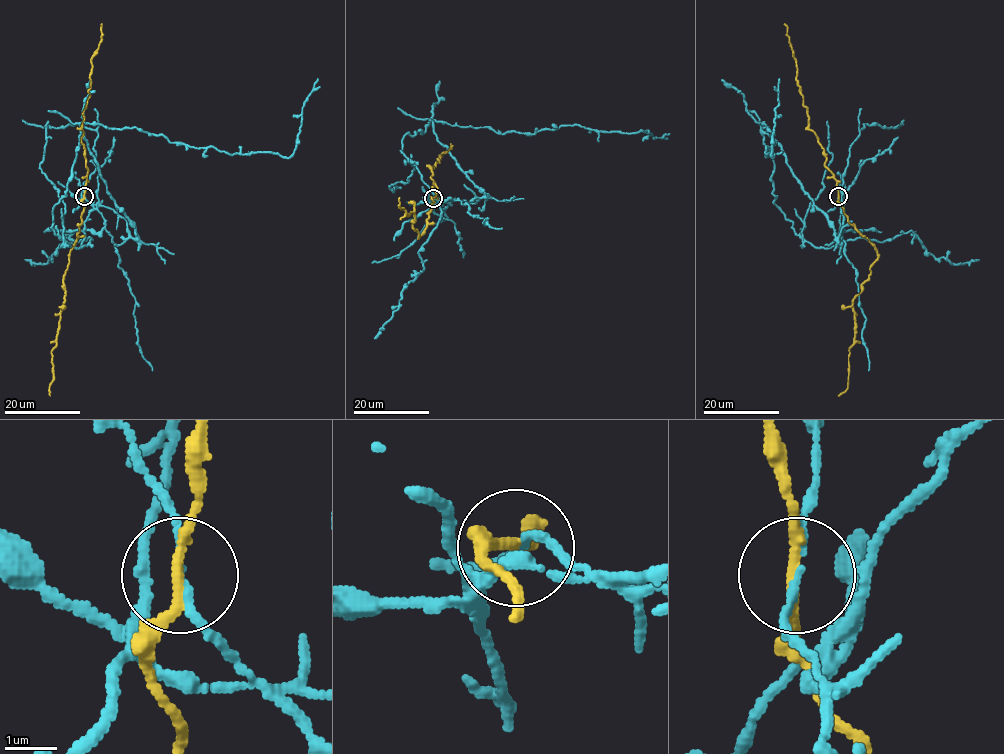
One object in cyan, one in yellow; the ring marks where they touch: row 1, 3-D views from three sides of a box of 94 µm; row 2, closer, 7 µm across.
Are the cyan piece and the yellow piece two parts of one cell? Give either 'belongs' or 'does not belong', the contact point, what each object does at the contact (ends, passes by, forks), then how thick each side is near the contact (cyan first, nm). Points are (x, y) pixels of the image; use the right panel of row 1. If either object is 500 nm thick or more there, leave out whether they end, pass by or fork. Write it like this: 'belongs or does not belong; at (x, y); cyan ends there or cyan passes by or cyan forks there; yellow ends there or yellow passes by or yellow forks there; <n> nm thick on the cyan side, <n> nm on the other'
does not belong; at (838, 196); cyan passes by; yellow passes by; 120 nm thick on the cyan side, 200 nm on the other

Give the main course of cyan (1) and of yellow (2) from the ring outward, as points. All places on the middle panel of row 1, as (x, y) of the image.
1: (433, 198), (485, 195), (430, 120), (401, 152), (439, 202), (438, 224), (374, 338)
2: (433, 198), (427, 227), (418, 237), (417, 230), (412, 227), (413, 212), (407, 215), (399, 207), (399, 198)

